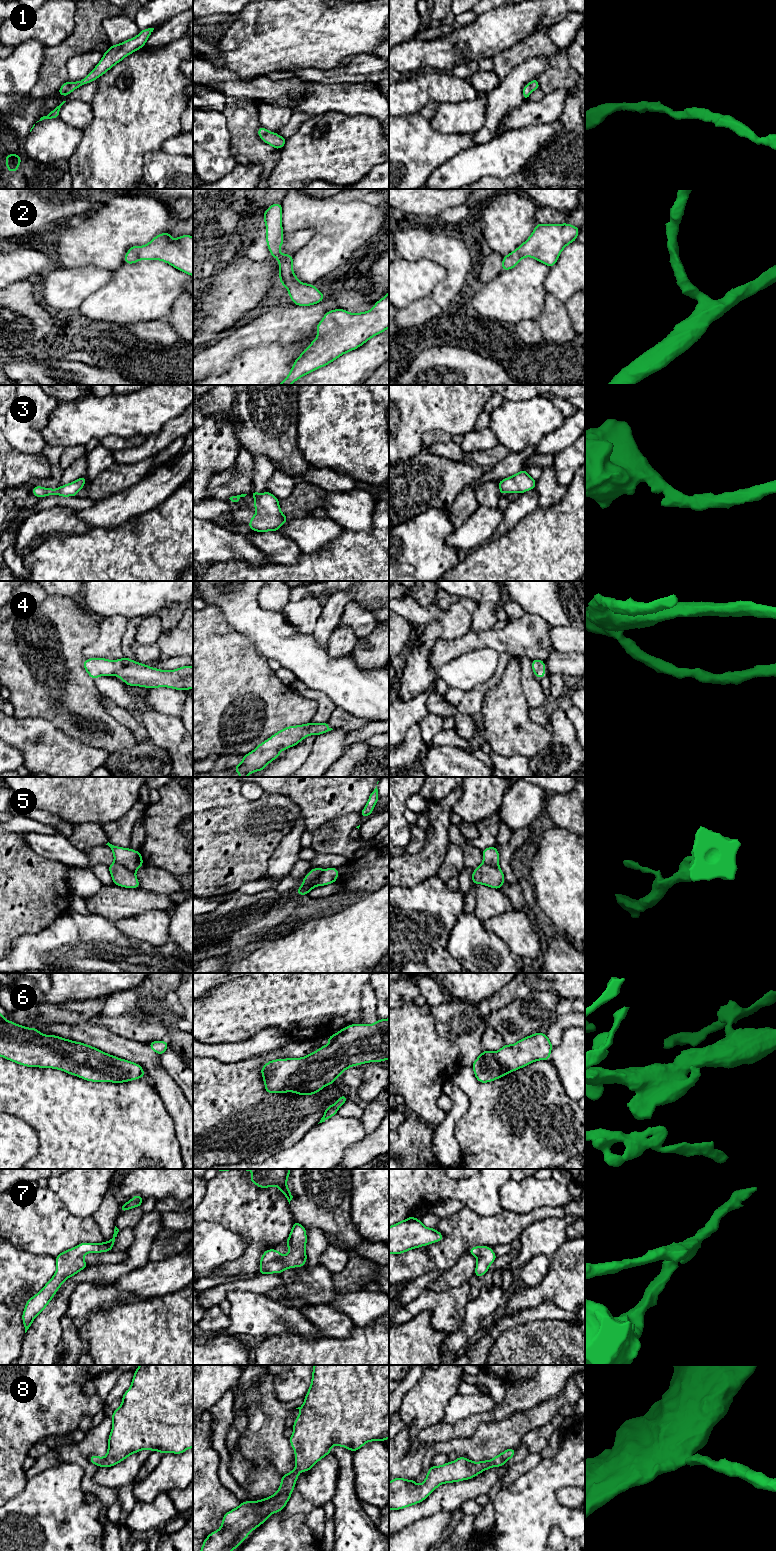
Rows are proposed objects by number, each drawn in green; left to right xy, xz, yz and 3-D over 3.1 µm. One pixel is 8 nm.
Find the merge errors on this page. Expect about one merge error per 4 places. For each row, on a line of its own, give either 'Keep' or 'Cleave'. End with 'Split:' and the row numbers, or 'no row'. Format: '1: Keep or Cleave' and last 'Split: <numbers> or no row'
1: Keep
2: Keep
3: Keep
4: Keep
5: Cleave
6: Keep
7: Keep
8: Keep
Split: 5

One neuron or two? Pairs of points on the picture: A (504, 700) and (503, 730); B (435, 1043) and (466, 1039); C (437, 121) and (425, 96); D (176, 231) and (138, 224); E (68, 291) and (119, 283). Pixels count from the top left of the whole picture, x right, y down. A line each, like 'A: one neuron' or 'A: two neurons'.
A: one neuron
B: two neurons
C: two neurons
D: two neurons
E: two neurons

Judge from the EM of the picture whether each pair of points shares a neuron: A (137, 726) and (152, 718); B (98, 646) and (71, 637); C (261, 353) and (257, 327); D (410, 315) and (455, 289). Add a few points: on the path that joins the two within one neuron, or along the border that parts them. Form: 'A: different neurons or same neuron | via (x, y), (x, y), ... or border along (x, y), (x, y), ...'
A: different neurons | border along (133, 713), (146, 729), (151, 741)
B: different neurons | border along (100, 622), (99, 636), (83, 650), (86, 659)
C: different neurons | border along (281, 335), (275, 341), (259, 343), (239, 355)
D: different neurons | border along (430, 296), (442, 308)

